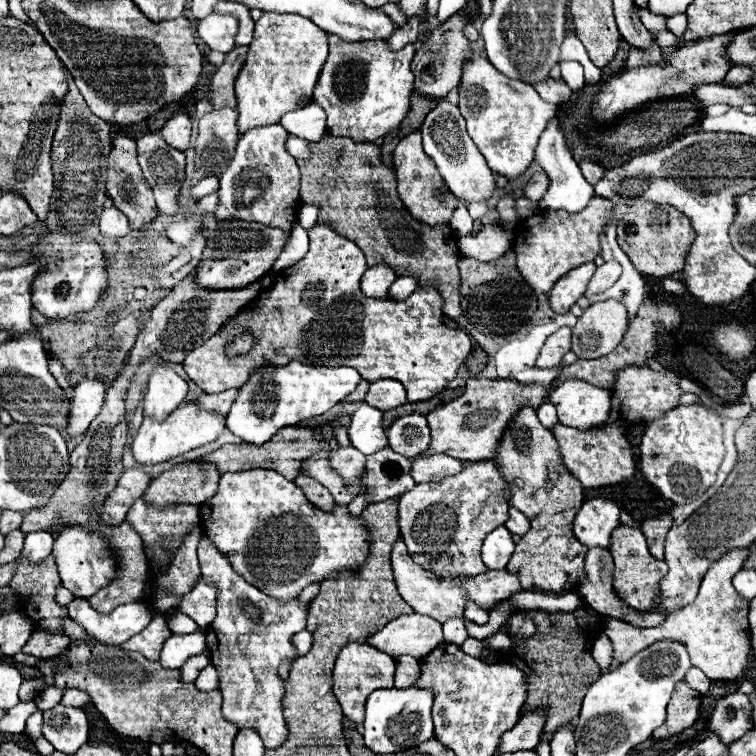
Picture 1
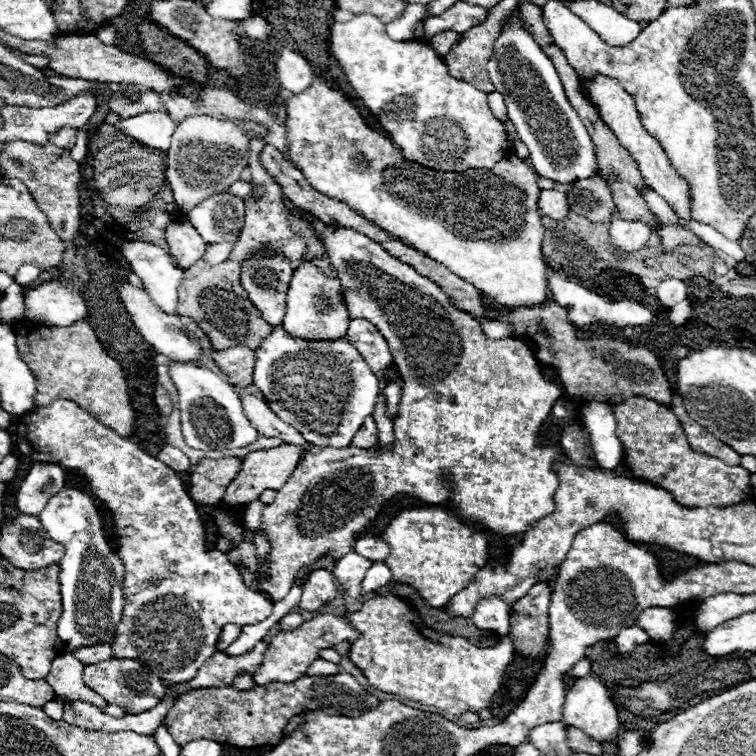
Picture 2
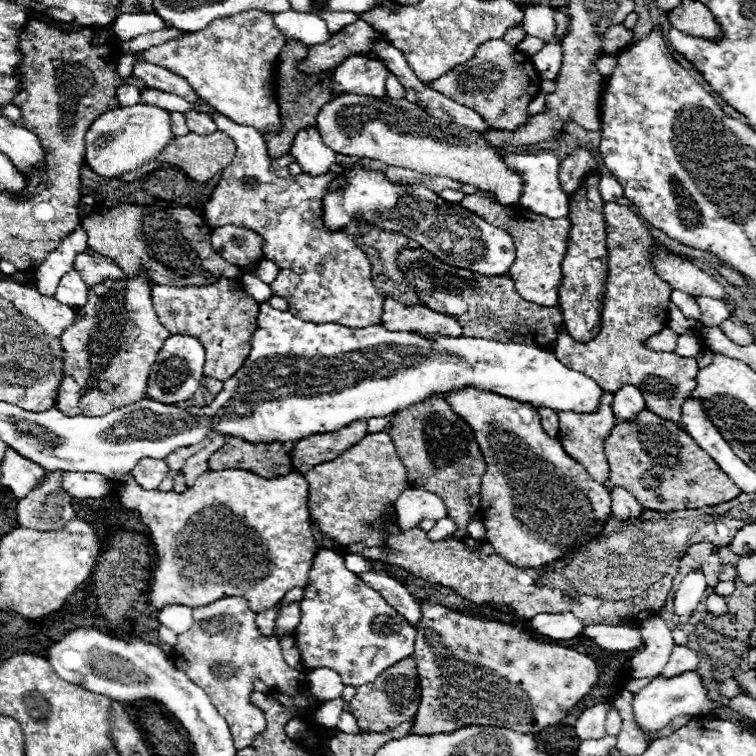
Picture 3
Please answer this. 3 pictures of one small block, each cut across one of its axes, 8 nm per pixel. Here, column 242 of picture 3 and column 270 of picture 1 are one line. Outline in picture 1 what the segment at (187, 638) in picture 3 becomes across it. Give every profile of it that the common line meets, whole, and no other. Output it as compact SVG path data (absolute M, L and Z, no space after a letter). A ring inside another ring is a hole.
M206 532L200 534L198 560L204 580L214 584L218 590L218 614L206 630L206 640L210 648L210 660L220 678L218 690L224 698L222 716L238 730L252 728L258 732L266 748L278 748L288 736L288 726L280 708L284 680L278 676L278 666L286 658L298 658L290 638L306 628L308 612L298 600L288 600L284 606L280 606L278 600L248 584L240 574L234 572L234 568L228 564L228 558L218 552Z

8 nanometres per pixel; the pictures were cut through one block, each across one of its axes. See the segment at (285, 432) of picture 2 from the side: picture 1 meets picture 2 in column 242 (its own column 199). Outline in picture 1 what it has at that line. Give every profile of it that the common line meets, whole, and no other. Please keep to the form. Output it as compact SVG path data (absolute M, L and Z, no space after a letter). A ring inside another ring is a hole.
M232 388L232 390L224 390L220 394L202 394L200 398L196 398L196 404L202 408L202 410L212 410L216 414L222 414L226 416L230 406L232 406L232 400L238 396L238 388Z

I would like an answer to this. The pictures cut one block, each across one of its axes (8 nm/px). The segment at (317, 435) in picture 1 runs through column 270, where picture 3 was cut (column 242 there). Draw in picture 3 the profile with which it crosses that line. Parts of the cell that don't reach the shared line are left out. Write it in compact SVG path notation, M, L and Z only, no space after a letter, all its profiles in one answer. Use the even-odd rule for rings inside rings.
M230 436L228 442L210 456L210 470L248 470L262 478L286 476L294 470L292 456L280 442L246 442Z

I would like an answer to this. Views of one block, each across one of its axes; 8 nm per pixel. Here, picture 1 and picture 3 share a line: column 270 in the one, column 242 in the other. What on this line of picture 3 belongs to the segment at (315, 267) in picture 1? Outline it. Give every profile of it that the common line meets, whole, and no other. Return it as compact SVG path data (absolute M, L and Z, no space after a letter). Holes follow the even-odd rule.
M218 278L208 286L152 286L152 304L158 320L168 328L170 334L182 332L194 336L206 350L204 376L216 380L232 378L242 368L252 346L252 334L258 328L256 316L260 304L250 298L236 280Z

